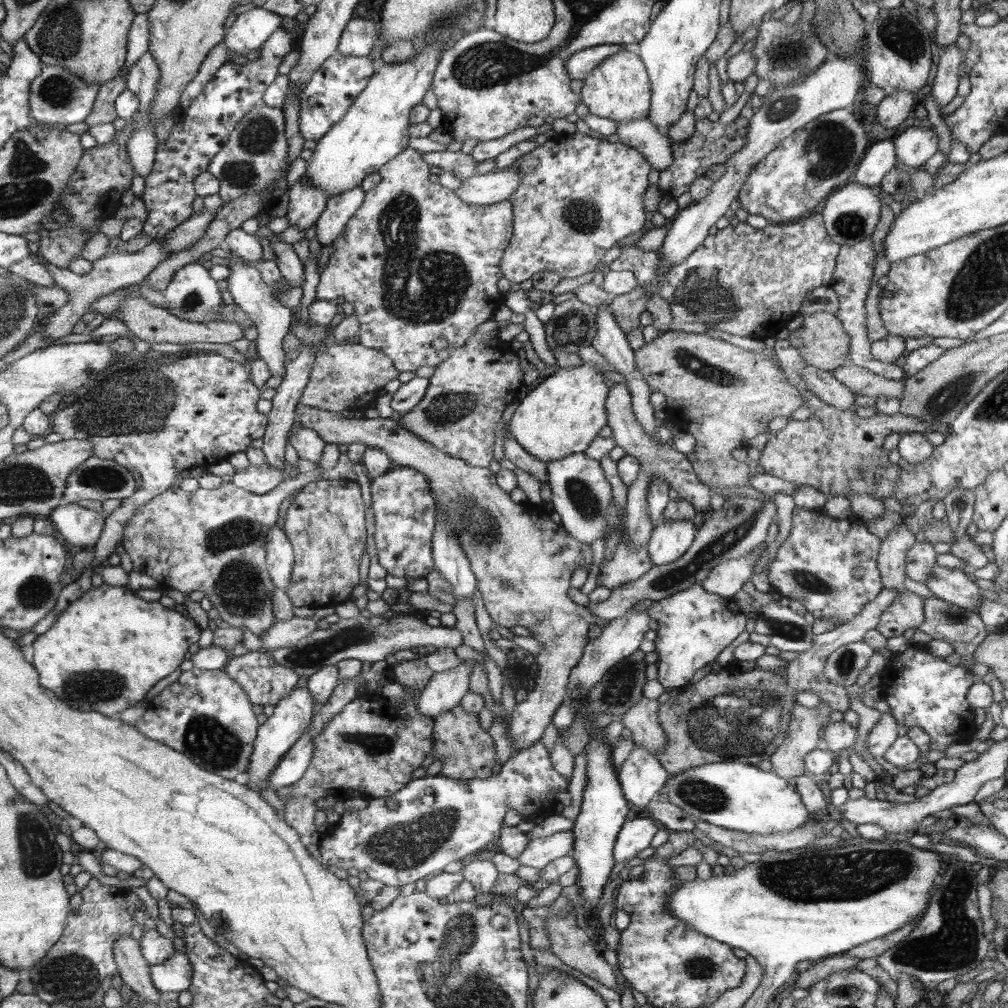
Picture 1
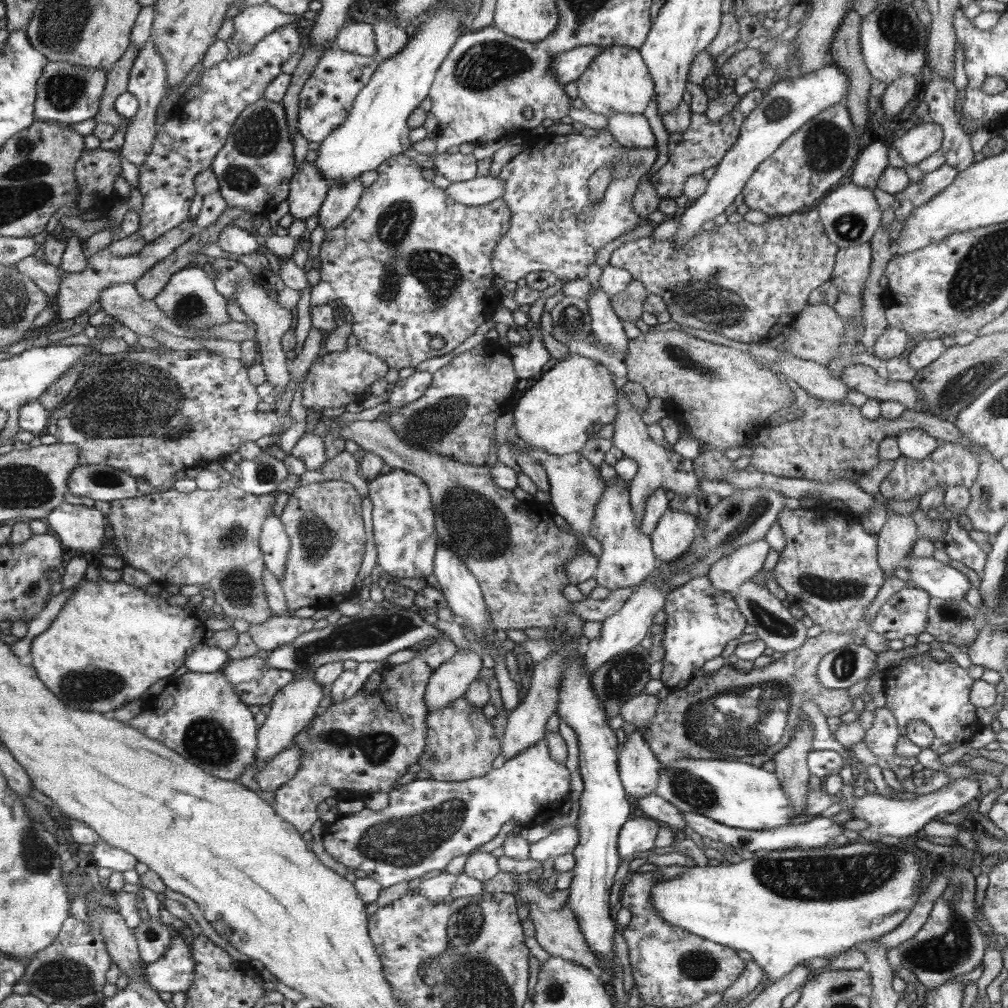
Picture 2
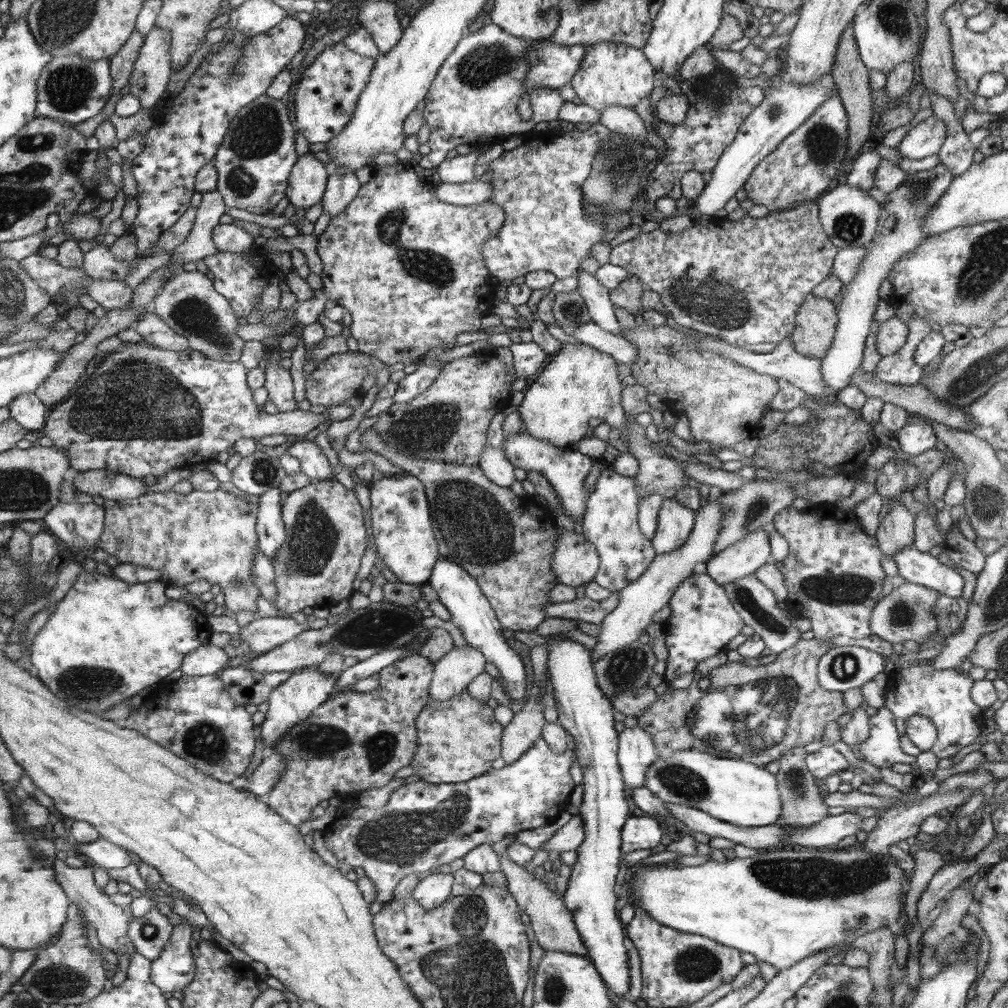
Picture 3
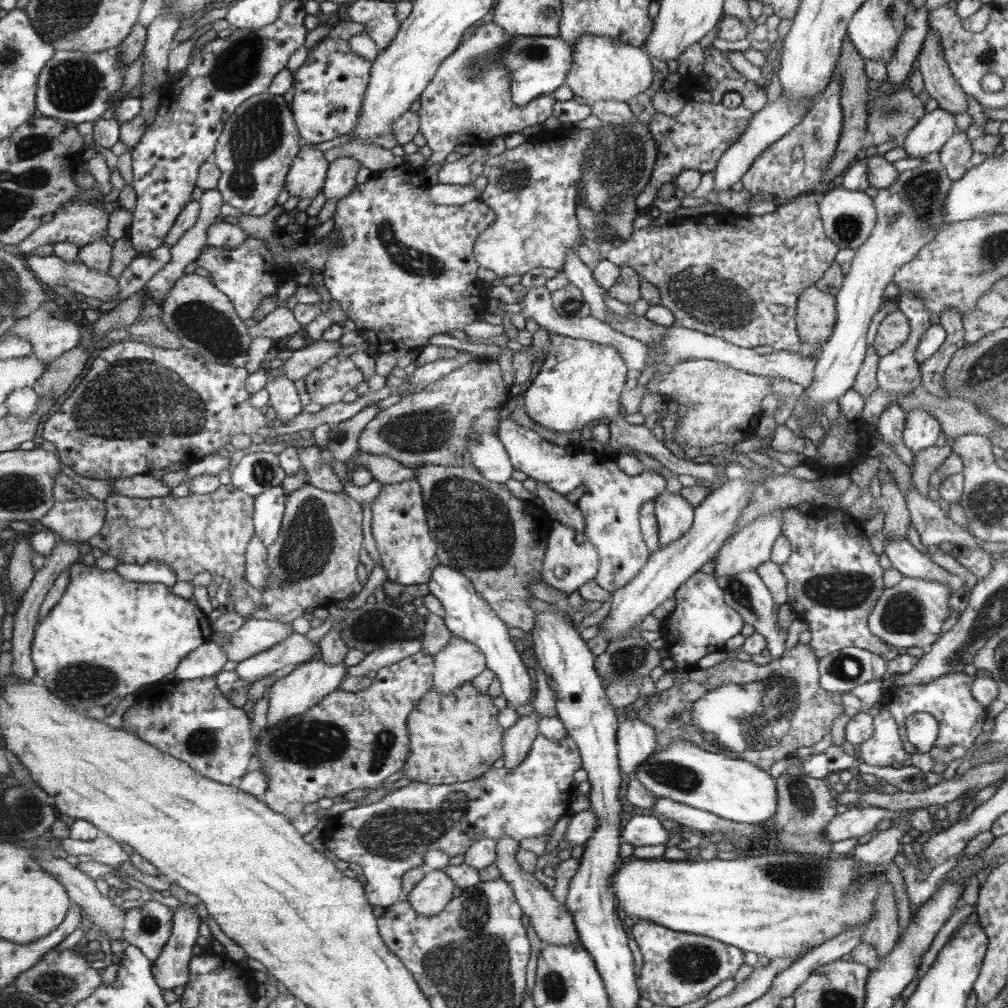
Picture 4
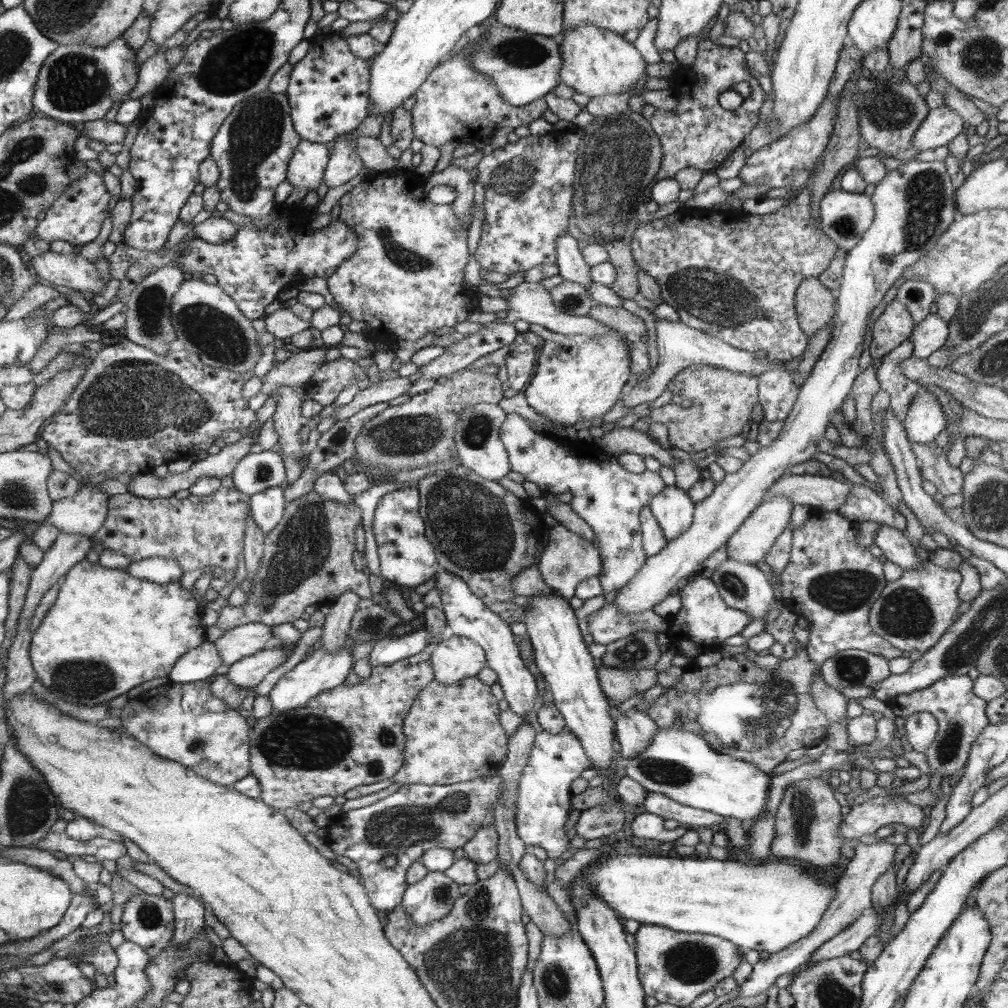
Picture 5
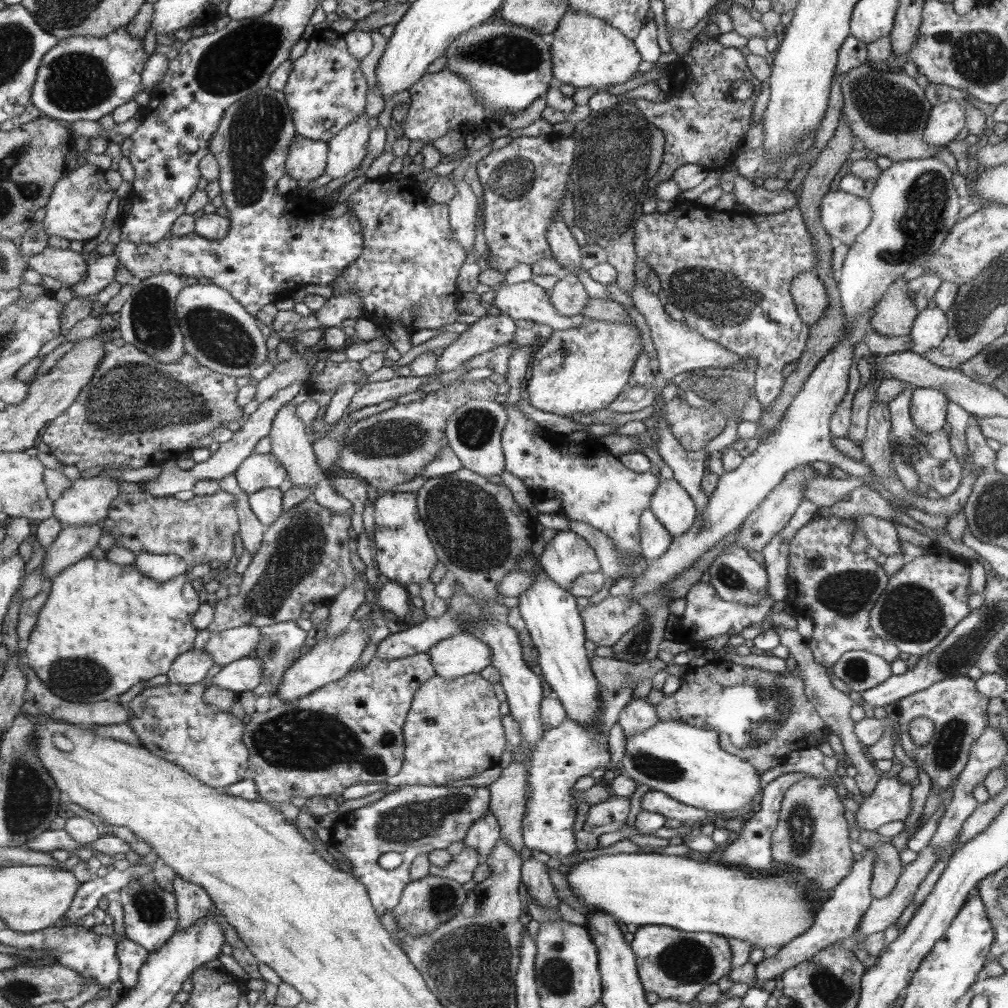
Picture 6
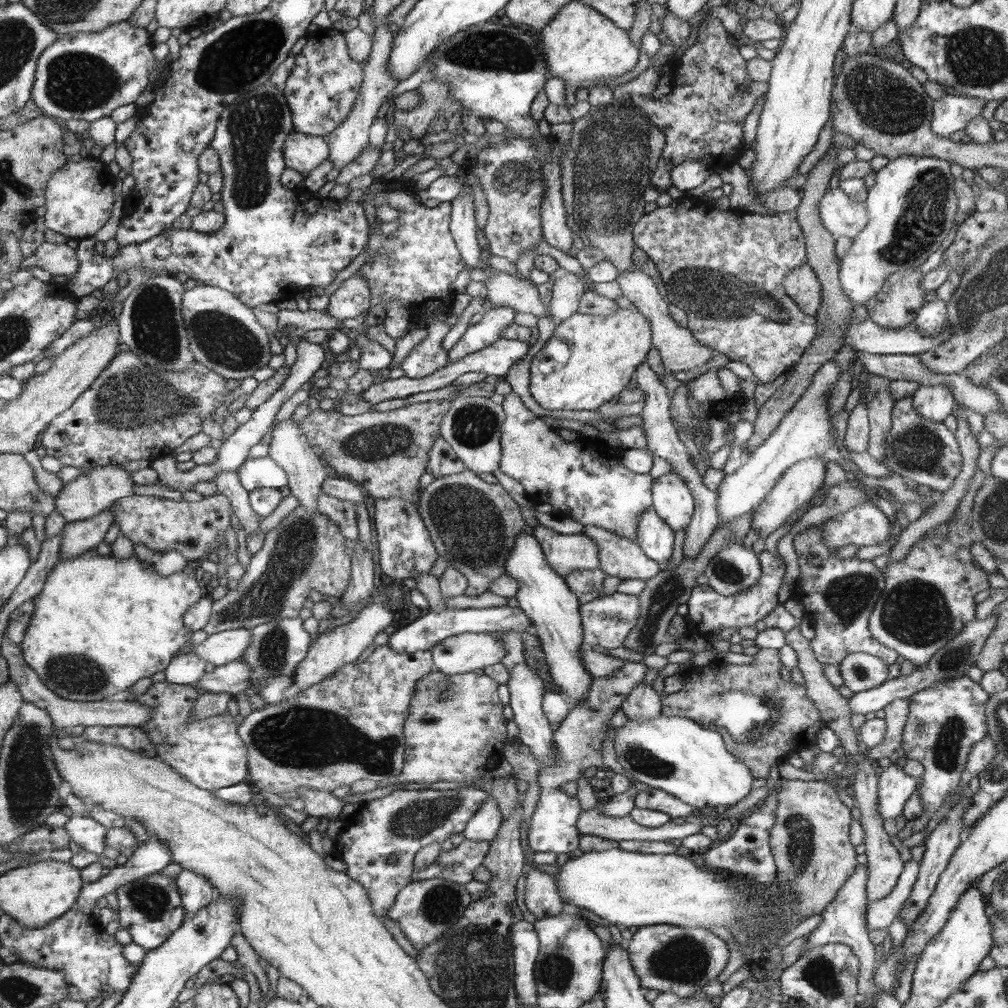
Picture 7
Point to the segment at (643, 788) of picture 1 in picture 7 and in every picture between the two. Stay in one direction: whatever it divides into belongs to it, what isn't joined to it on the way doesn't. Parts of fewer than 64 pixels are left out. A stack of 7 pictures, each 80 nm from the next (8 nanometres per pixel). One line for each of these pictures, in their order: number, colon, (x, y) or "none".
2: (640, 768)
3: (637, 752)
4: (637, 741)
5: (635, 729)
6: (638, 715)
7: (643, 702)

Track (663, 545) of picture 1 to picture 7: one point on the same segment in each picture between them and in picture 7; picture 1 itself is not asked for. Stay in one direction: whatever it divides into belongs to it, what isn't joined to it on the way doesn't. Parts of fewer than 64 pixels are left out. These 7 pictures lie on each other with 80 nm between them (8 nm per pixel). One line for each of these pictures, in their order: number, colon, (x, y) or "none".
2: (675, 533)
3: (675, 523)
4: (674, 514)
5: (673, 508)
6: (673, 506)
7: (674, 502)

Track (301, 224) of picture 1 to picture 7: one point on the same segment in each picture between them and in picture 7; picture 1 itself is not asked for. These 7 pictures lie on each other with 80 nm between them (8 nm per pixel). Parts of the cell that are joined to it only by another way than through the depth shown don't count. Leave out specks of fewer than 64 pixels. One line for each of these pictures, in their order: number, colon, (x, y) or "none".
2: (307, 190)
3: (306, 185)
4: (306, 175)
5: (306, 168)
6: (307, 157)
7: (303, 153)

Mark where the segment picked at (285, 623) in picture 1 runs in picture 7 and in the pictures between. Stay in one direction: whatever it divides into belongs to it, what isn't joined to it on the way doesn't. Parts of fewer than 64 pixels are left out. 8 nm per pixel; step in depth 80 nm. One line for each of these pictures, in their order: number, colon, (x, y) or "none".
2: (278, 630)
3: (263, 634)
4: (255, 636)
5: (246, 640)
6: (231, 644)
7: (223, 647)

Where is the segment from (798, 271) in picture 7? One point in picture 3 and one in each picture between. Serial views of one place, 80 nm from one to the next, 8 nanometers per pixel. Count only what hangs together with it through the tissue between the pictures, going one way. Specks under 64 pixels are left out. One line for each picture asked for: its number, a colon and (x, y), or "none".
3: (814, 333)
4: (816, 318)
5: (816, 305)
6: (812, 299)

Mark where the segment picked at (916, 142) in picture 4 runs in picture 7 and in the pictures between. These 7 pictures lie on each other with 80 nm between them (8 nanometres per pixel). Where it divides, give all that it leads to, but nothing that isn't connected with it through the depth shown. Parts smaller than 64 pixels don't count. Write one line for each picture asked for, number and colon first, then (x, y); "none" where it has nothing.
5: (942, 125)
6: (947, 119)
7: (951, 113)

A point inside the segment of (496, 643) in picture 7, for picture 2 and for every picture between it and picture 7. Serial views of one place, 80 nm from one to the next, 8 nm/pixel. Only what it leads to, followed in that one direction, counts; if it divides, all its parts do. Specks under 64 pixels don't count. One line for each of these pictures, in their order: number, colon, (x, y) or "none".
2: (449, 682)
3: (452, 674)
4: (458, 662)
5: (456, 658)
6: (462, 654)

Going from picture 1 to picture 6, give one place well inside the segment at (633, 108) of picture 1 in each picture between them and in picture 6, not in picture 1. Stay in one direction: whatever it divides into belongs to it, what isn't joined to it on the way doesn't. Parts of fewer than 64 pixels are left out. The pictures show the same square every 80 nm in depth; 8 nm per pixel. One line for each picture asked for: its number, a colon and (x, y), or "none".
2: (617, 81)
3: (612, 74)
4: (604, 68)
5: (595, 62)
6: (587, 52)

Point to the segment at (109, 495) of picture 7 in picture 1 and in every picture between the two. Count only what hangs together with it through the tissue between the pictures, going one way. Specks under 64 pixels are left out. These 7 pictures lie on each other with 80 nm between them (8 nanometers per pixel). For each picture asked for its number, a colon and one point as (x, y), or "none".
1: (78, 526)
2: (79, 527)
3: (78, 525)
4: (78, 520)
5: (84, 513)
6: (86, 502)

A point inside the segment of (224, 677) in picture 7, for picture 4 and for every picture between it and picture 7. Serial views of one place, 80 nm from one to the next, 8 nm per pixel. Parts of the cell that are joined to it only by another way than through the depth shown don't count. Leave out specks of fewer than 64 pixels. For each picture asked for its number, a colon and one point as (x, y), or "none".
4: (297, 649)
5: (250, 671)
6: (244, 674)

